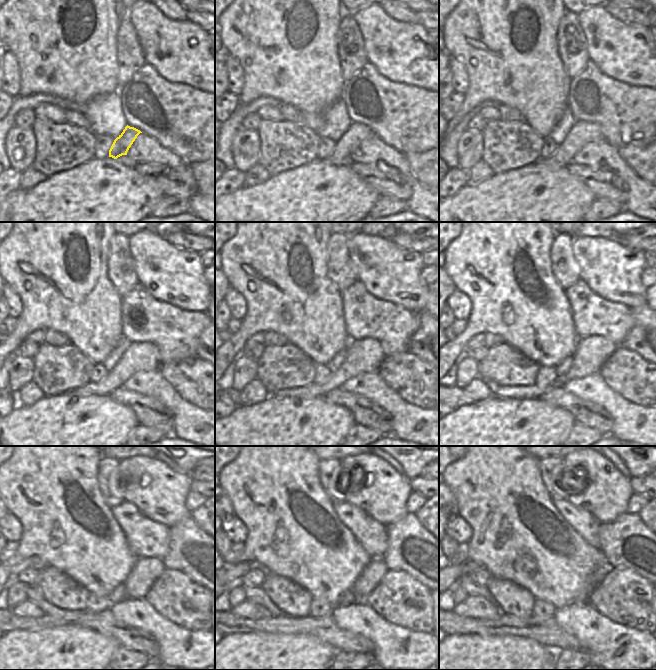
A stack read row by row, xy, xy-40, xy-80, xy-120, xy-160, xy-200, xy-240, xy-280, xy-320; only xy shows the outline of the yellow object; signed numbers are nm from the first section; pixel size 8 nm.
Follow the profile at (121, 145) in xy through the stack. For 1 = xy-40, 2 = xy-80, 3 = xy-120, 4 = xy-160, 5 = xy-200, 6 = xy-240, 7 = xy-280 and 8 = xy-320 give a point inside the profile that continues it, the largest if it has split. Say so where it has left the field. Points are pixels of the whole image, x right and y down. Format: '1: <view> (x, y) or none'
1: xy-40 (357, 132)
2: xy-80 (583, 132)
3: xy-120 (137, 357)
4: xy-160 (366, 355)
5: xy-200 (590, 354)
6: xy-240 (146, 570)
7: xy-280 (370, 576)
8: xy-320 (470, 587)

